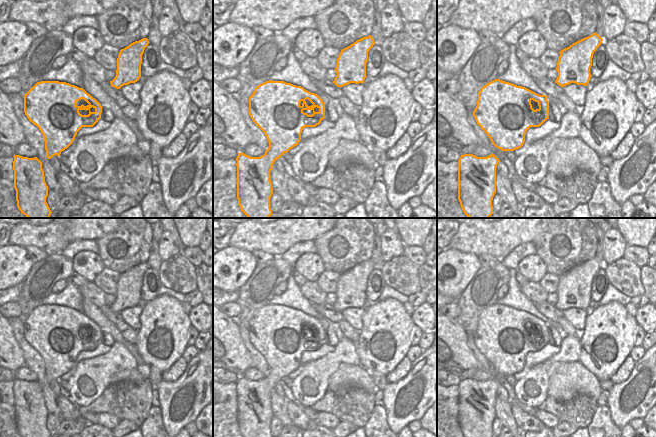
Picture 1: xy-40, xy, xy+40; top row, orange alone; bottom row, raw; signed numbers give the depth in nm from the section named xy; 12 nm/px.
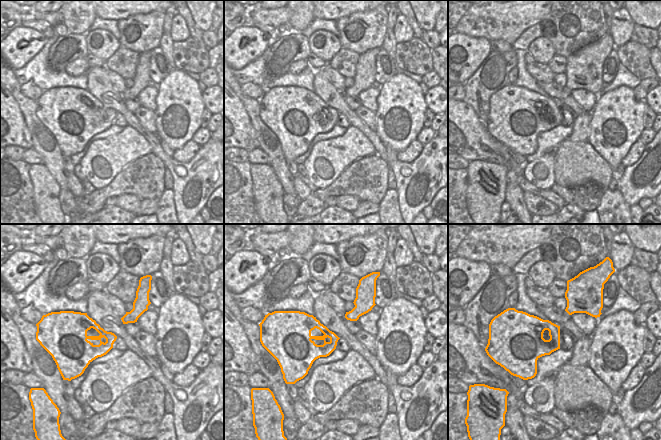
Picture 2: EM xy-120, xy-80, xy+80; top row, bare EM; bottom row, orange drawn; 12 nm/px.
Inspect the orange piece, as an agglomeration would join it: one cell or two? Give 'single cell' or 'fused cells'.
single cell

